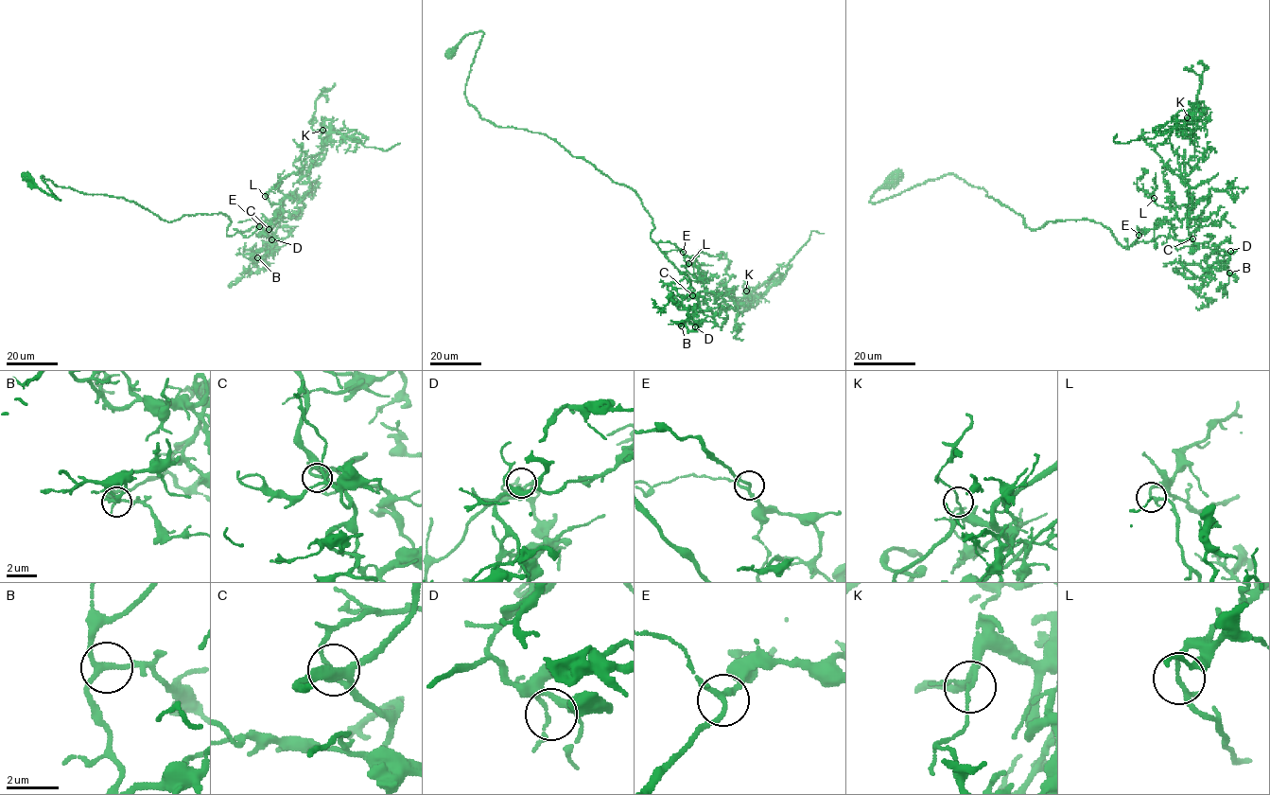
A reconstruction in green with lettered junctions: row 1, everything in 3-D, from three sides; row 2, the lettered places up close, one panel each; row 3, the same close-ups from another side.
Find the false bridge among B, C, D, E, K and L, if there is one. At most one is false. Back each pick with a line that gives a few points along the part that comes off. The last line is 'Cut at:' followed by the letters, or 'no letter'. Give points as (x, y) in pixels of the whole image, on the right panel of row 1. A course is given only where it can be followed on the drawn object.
K: (1186, 117), (1158, 131), (1153, 138), (1115, 143), (1117, 134)
Cut at: K

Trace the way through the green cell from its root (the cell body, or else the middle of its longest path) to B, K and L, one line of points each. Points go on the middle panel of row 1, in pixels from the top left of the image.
B: (451, 53), (482, 32), (465, 91), (480, 116), (546, 134), (635, 193), (651, 238), (699, 301), (681, 326)
K: (451, 53), (482, 32), (465, 91), (481, 118), (546, 134), (631, 187), (651, 238), (694, 293), (745, 291)
L: (451, 53), (482, 32), (465, 91), (480, 116), (546, 134), (631, 187), (651, 238), (704, 291), (688, 263)

